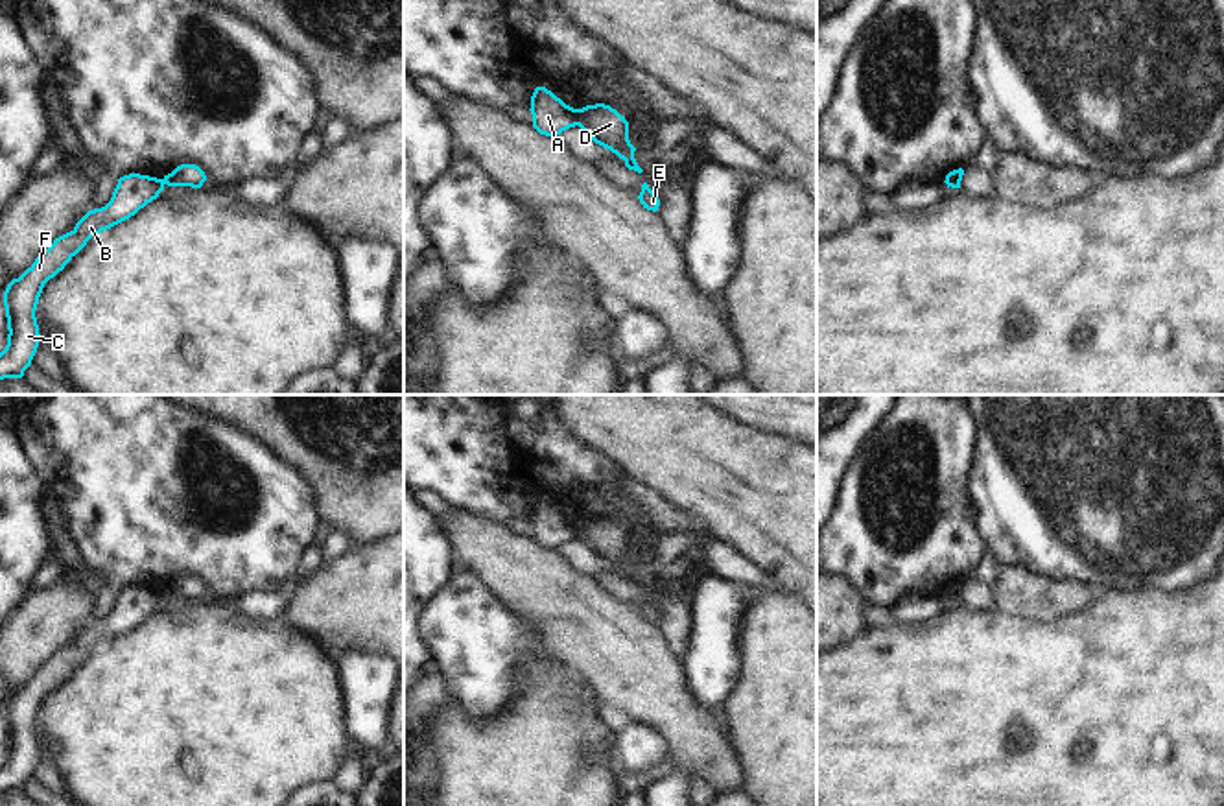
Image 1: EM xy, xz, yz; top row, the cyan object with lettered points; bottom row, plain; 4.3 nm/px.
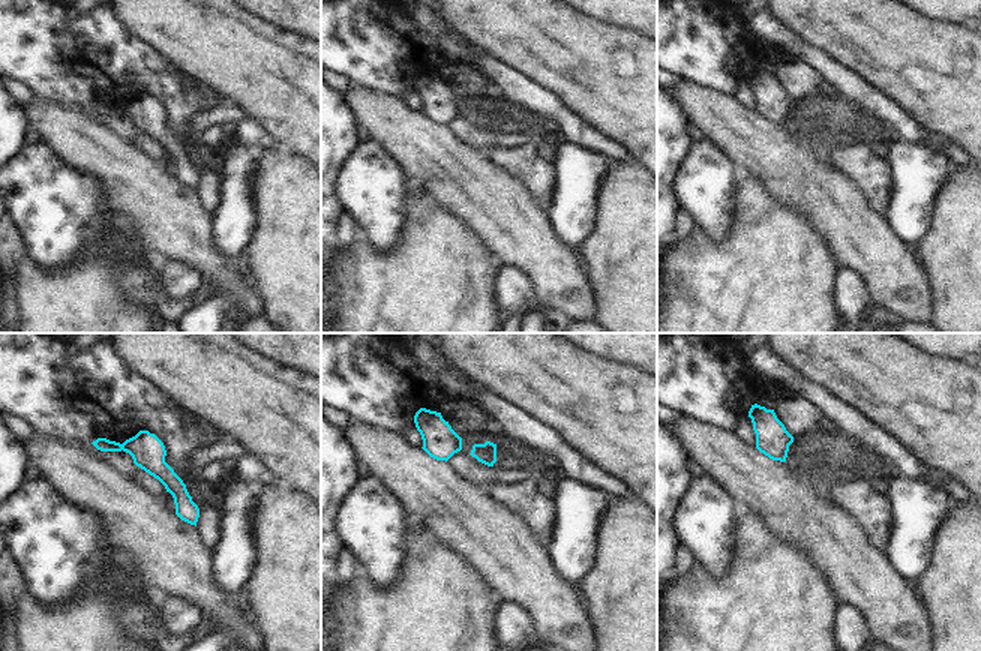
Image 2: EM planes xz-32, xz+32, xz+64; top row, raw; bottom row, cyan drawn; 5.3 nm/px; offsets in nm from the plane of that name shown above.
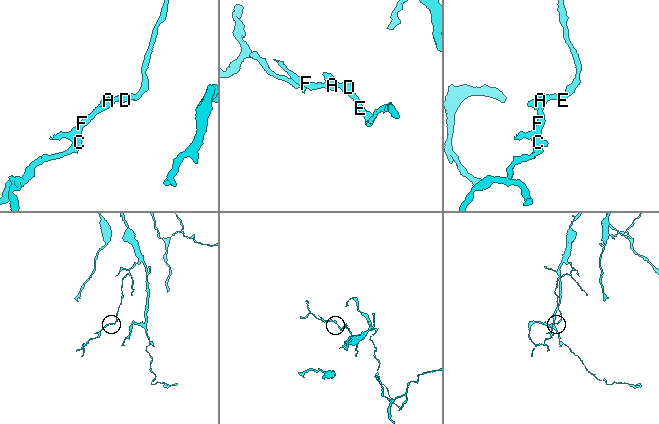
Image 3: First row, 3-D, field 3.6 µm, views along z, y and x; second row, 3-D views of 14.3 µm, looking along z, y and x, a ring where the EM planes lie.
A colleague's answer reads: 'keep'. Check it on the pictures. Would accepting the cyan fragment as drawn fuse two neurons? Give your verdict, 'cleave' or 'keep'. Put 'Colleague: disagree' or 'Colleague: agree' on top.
Colleague: disagree
cleave

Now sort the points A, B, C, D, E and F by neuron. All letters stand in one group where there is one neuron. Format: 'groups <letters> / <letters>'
groups A B C F / D E

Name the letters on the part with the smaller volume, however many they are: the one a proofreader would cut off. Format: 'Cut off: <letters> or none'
Cut off: A, B, C, F.

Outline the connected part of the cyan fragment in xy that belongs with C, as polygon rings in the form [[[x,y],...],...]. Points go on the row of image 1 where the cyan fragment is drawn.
[[[140,173],[120,177],[105,207],[88,210],[70,232],[55,238],[18,279],[7,284],[4,306],[9,334],[0,352],[0,380],[22,378],[31,365],[41,339],[35,310],[44,284],[63,271],[92,236],[129,219],[162,190],[164,179]]]

